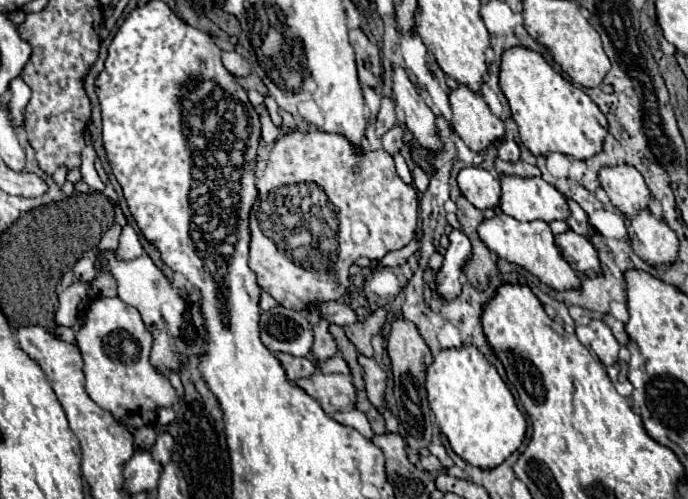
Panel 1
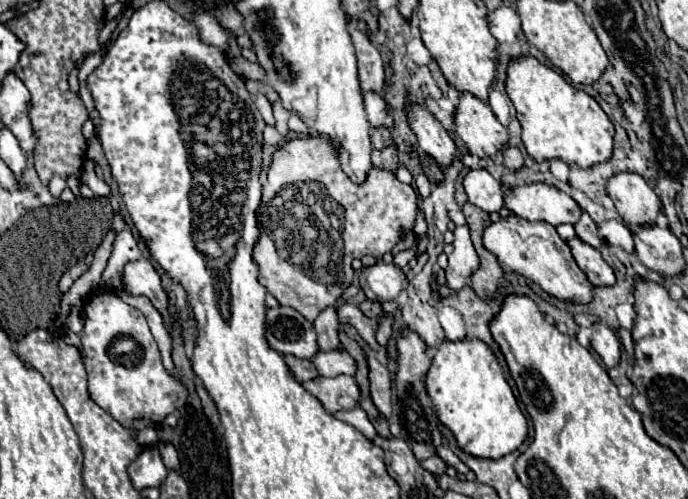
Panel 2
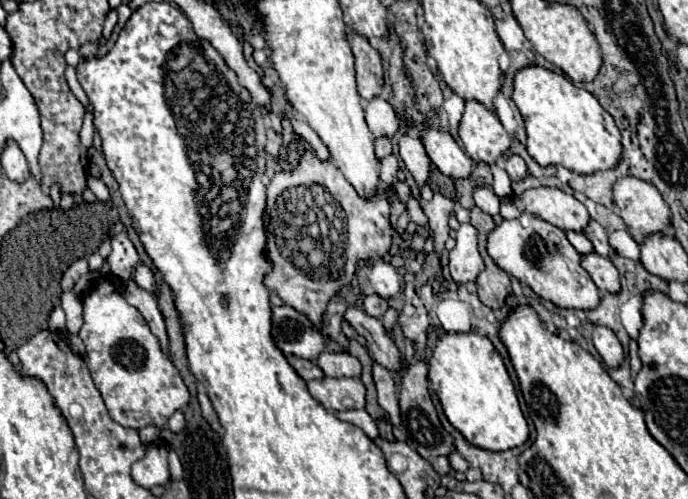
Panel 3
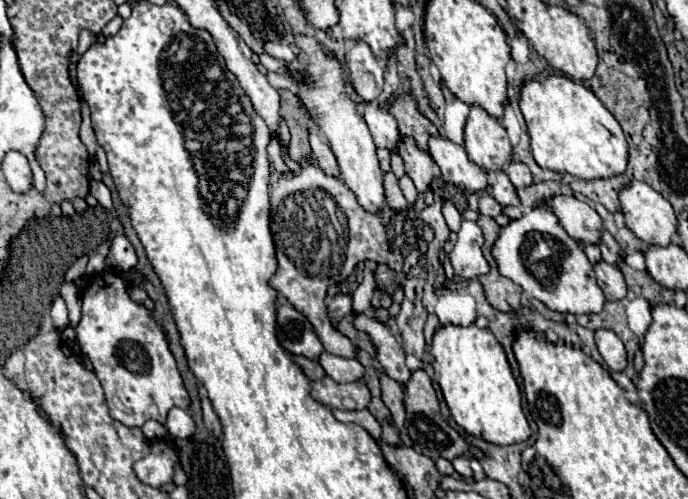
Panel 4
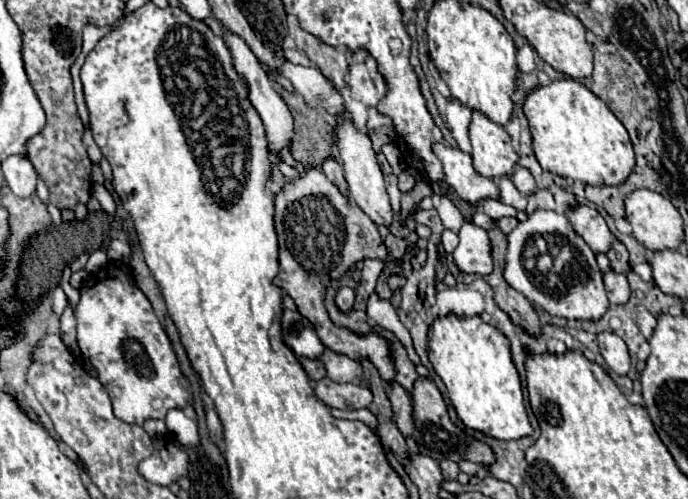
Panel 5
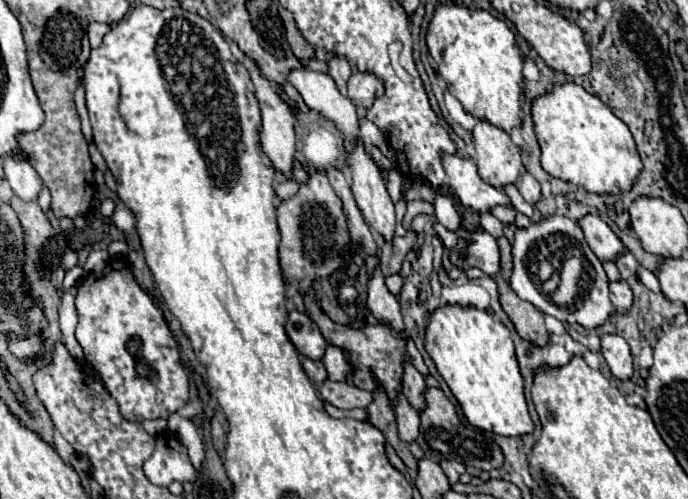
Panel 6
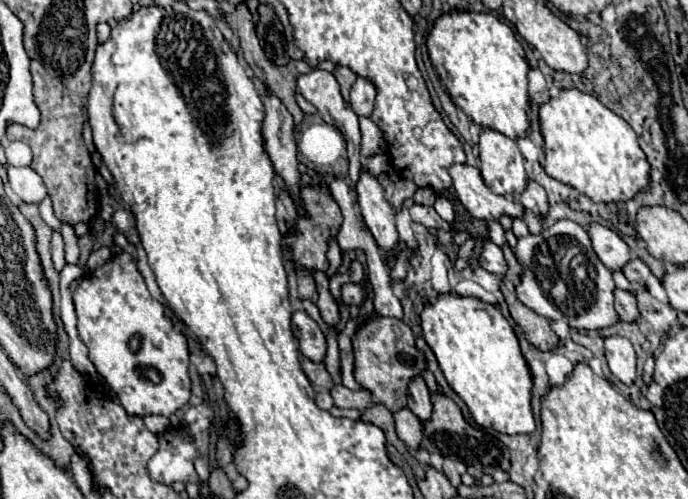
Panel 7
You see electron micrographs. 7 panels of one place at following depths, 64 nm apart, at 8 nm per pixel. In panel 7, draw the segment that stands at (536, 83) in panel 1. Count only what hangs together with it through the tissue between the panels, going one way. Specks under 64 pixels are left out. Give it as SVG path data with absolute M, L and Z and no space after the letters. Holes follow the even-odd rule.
M564 88L556 98L550 98L546 104L540 106L540 132L544 138L544 168L546 174L570 184L578 192L586 194L588 198L596 202L618 202L628 200L636 192L644 190L648 186L648 162L644 152L640 150L636 142L634 130L628 126L626 120L616 116L612 110L608 110L596 96L586 94L578 88Z

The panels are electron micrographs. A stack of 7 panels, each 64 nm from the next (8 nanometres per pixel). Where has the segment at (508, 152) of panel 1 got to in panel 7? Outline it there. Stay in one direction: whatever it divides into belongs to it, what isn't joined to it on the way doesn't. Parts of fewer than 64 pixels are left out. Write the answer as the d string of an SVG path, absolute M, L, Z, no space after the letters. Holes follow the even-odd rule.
M528 180L524 192L520 194L520 202L530 208L536 216L542 216L544 214L544 208L548 208L548 200L546 200L546 192L544 188L534 182L534 180Z

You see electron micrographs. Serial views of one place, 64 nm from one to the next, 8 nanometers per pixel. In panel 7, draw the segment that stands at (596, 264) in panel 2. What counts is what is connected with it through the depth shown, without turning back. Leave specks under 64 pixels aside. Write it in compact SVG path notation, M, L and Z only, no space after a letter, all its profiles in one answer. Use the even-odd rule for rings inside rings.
M614 288L614 306L616 306L616 312L618 312L620 320L626 320L626 322L636 320L638 308L636 308L636 298L634 298L632 292Z

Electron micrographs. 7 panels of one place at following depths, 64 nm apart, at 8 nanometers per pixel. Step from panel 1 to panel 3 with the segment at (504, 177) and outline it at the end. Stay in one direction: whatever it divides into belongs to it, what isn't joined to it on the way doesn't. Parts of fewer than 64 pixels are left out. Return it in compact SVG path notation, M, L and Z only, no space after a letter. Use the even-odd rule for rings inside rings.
M548 186L526 190L520 196L520 208L562 230L580 232L590 220L590 214L582 202L558 188Z

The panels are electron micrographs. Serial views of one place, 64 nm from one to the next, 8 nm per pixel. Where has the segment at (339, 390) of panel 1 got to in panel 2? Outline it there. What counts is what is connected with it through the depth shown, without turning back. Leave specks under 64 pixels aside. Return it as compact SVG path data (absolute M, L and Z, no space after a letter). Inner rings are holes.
M316 376L314 380L308 380L302 384L312 396L316 396L324 410L328 414L334 414L340 410L338 406L338 396L342 394L348 394L352 396L354 400L358 400L360 396L360 390L358 390L358 384L354 380L354 376L334 376L334 378L324 378L324 376Z

